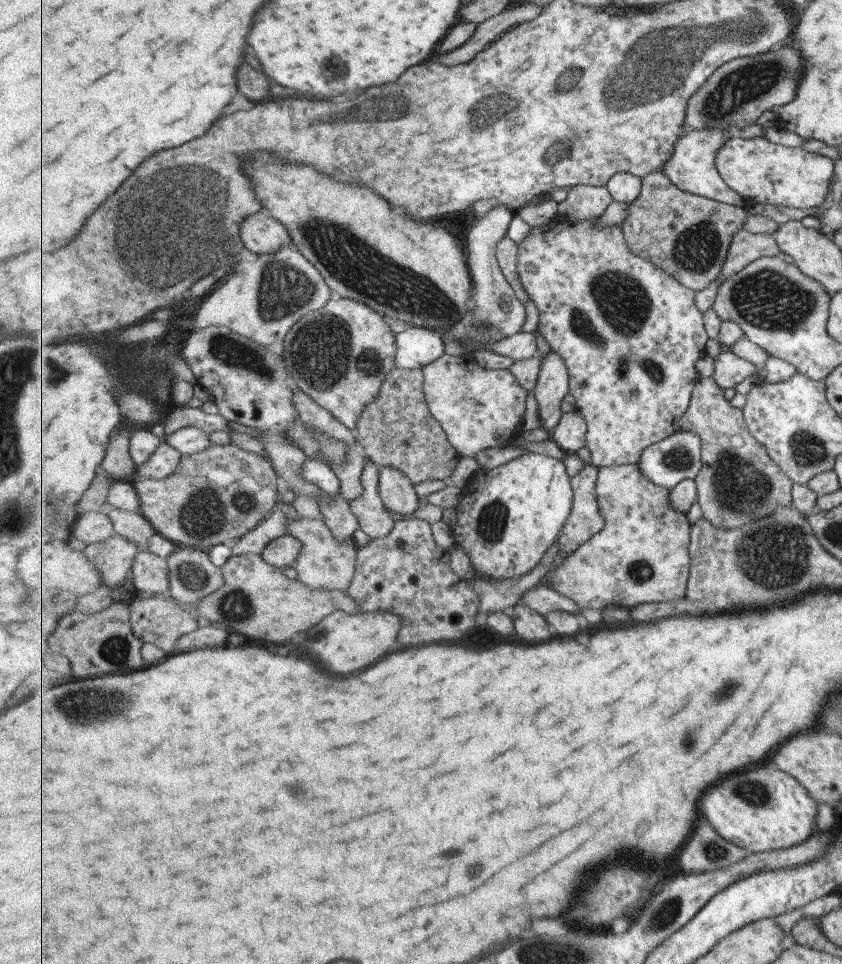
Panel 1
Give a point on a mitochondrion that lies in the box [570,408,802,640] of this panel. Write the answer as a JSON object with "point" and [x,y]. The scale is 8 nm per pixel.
{"point":[740,487]}

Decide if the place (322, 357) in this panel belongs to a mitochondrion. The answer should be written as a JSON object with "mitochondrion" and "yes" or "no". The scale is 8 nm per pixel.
{"mitochondrion":"yes"}

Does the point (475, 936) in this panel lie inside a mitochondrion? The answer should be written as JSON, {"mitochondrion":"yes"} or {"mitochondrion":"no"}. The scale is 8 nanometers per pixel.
{"mitochondrion":"no"}

